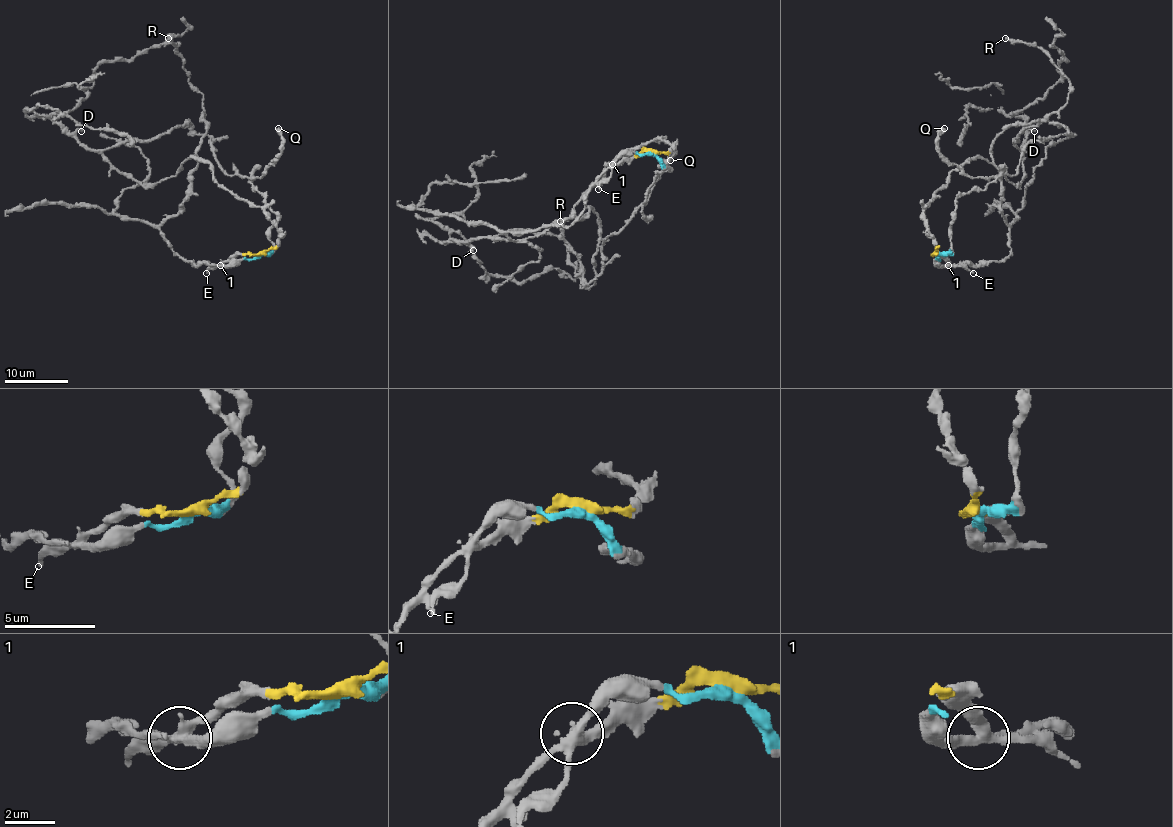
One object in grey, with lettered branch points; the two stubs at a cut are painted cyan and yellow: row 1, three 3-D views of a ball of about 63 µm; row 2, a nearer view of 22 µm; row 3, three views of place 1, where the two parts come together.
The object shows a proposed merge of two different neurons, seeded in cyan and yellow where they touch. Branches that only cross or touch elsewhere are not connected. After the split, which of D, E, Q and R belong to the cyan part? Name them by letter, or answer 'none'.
R

